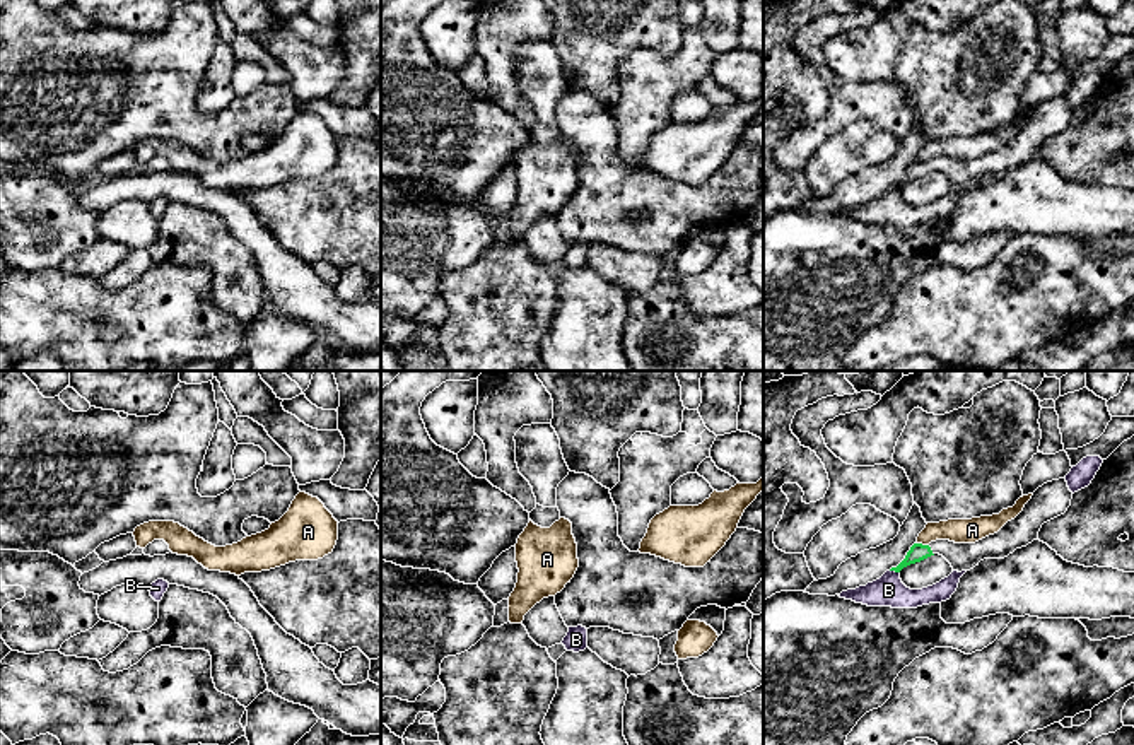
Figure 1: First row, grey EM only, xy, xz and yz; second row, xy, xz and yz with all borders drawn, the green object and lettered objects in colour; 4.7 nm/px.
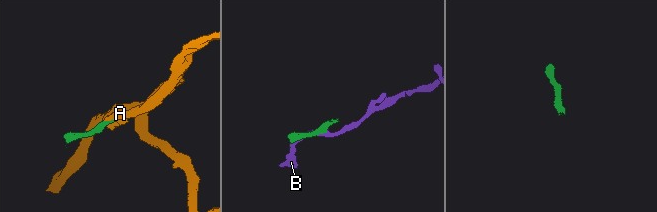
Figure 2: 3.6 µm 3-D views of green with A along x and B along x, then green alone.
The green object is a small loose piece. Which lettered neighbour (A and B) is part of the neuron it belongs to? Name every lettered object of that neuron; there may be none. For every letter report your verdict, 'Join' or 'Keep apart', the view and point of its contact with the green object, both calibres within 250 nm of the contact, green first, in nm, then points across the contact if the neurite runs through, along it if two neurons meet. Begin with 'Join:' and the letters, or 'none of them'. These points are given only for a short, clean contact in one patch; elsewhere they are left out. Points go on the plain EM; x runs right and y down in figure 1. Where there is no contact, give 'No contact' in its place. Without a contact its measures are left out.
Join: none of them
A: Keep apart. Touches green at yz (921, 161). Thickness 90 nm (green) against 110 nm. Boundary: yz (917, 159), (928, 163)
B: Keep apart. Touches green at yz (895, 188). Thickness 90 nm (green) against 150 nm. Boundary: yz (890, 187), (899, 190)

